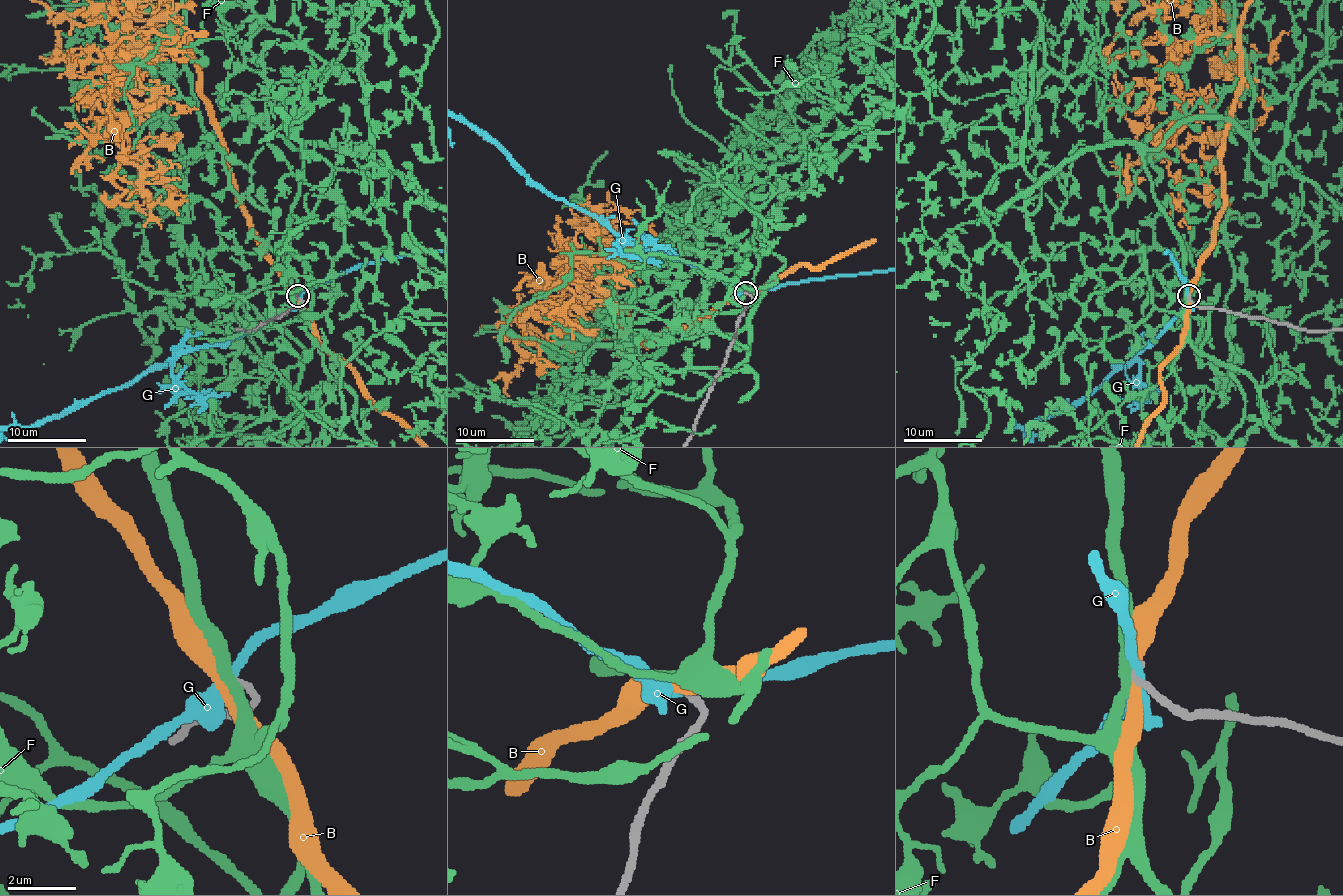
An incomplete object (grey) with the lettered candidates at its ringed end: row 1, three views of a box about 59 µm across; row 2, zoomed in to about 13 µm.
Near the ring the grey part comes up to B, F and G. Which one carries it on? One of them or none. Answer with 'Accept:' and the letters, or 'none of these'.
Accept: none of these

